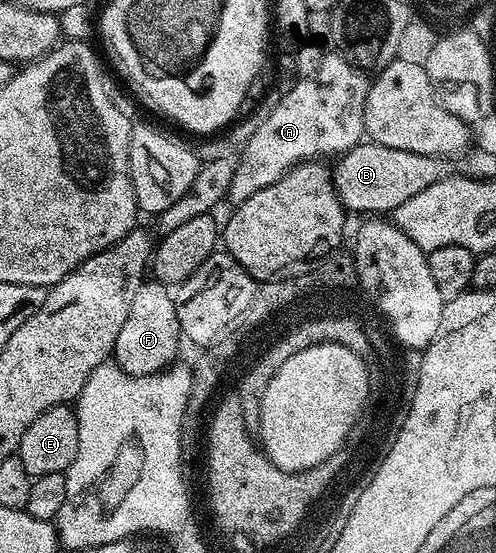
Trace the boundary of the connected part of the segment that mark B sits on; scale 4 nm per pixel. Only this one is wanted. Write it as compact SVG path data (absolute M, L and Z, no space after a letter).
M369 140L359 142L349 153L341 155L337 162L338 168L336 166L332 172L334 191L351 215L385 215L444 177L443 163L437 158L384 148Z

